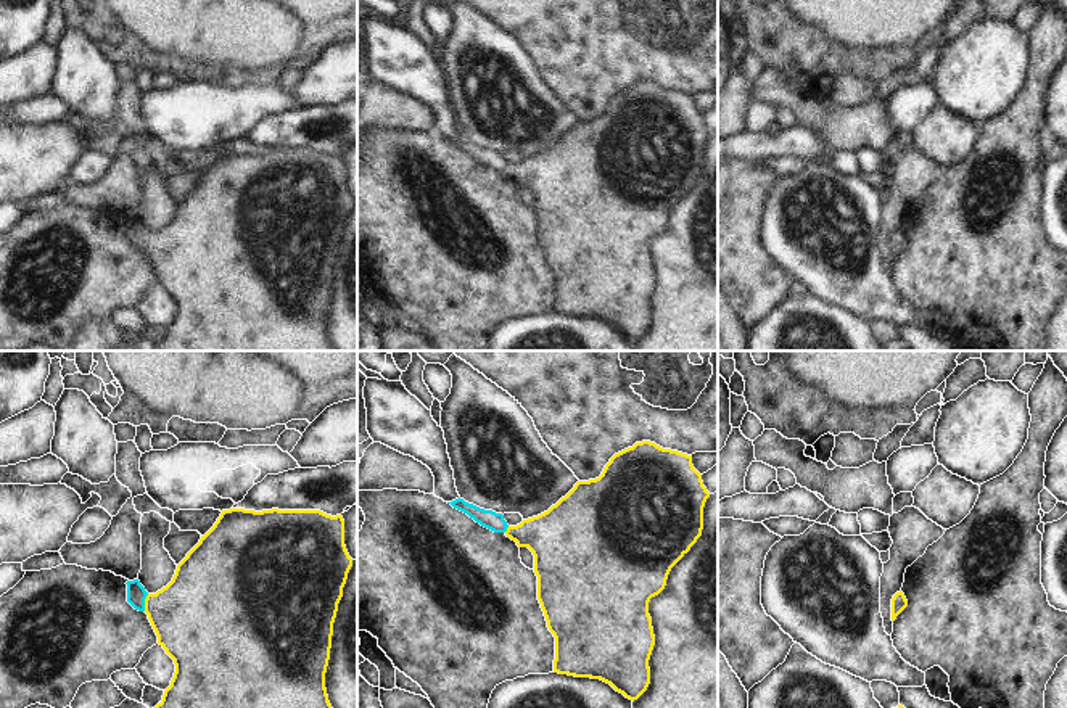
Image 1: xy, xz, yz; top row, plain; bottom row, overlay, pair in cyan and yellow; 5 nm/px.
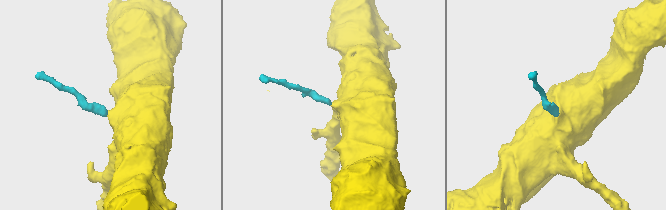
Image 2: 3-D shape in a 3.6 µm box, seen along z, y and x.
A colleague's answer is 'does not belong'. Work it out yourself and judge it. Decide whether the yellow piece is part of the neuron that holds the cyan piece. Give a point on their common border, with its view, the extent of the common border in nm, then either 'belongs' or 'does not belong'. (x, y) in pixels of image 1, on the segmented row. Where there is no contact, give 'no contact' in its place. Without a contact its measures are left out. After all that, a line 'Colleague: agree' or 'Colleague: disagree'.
contact xy (144, 602); length 90 nm; belongs
Colleague: disagree

